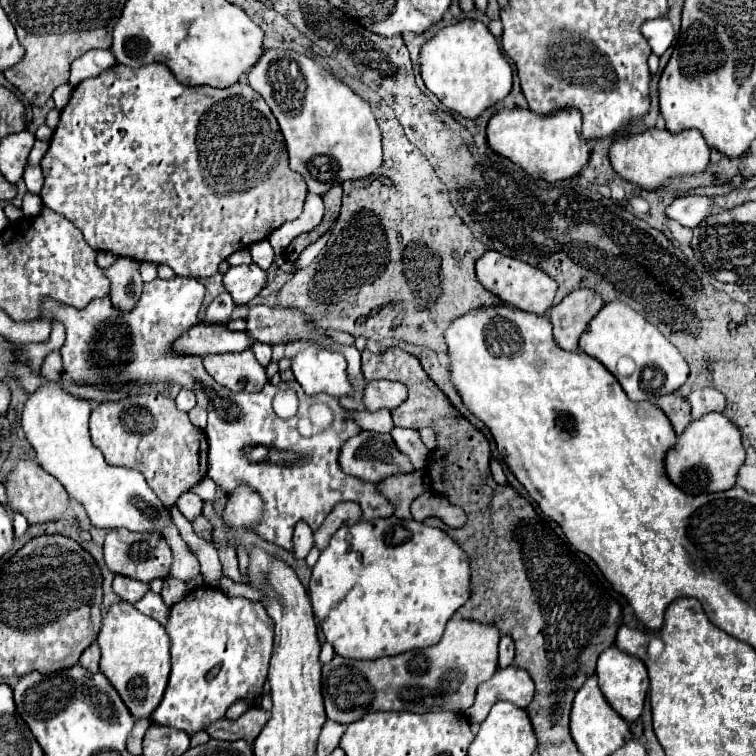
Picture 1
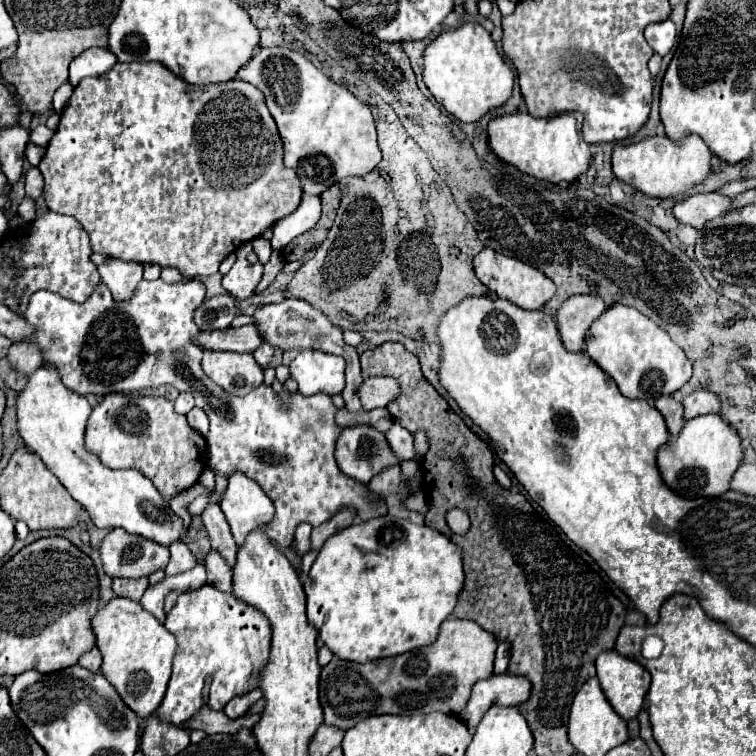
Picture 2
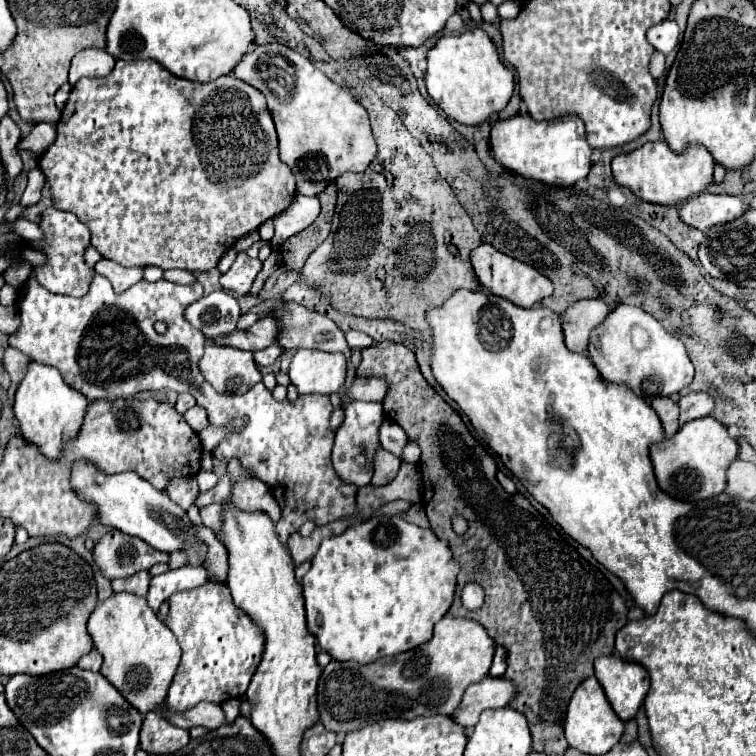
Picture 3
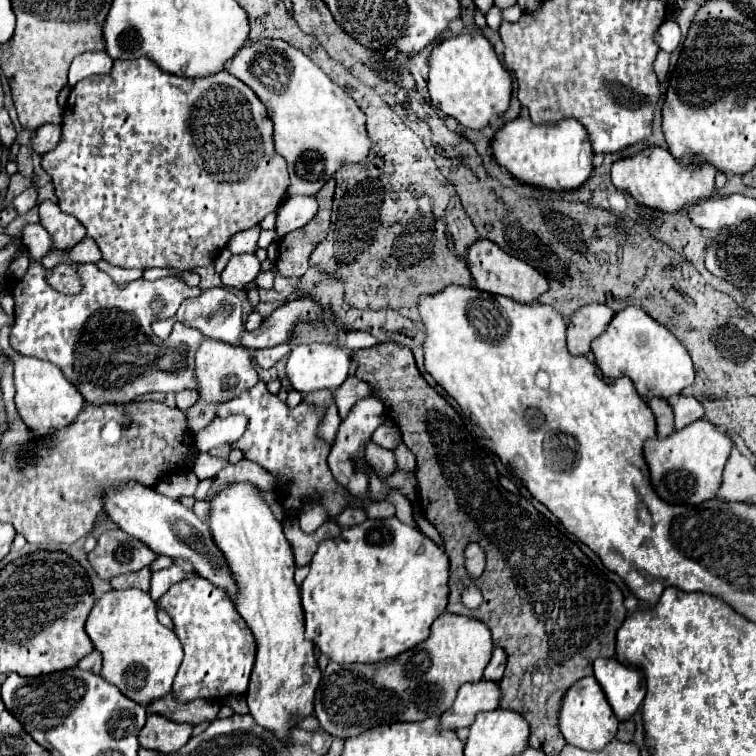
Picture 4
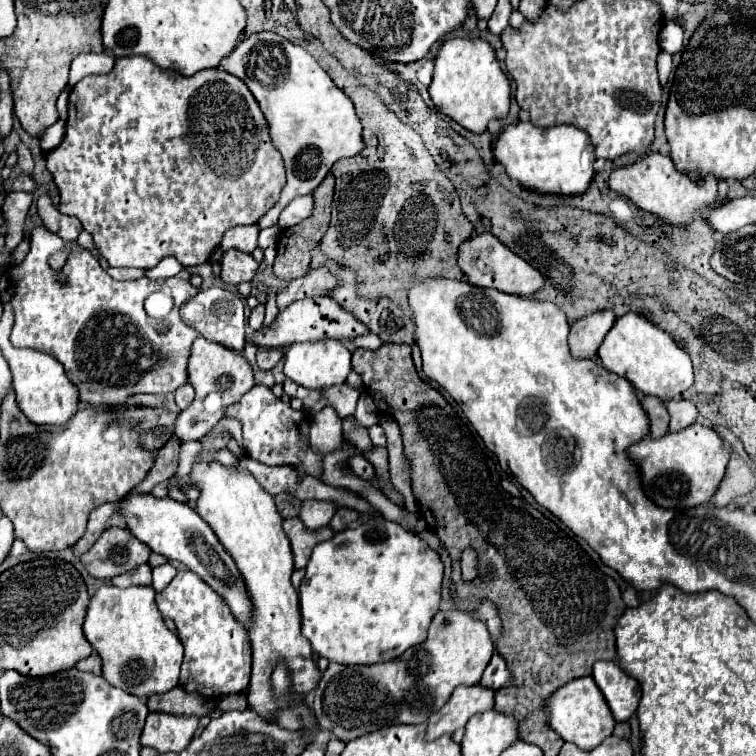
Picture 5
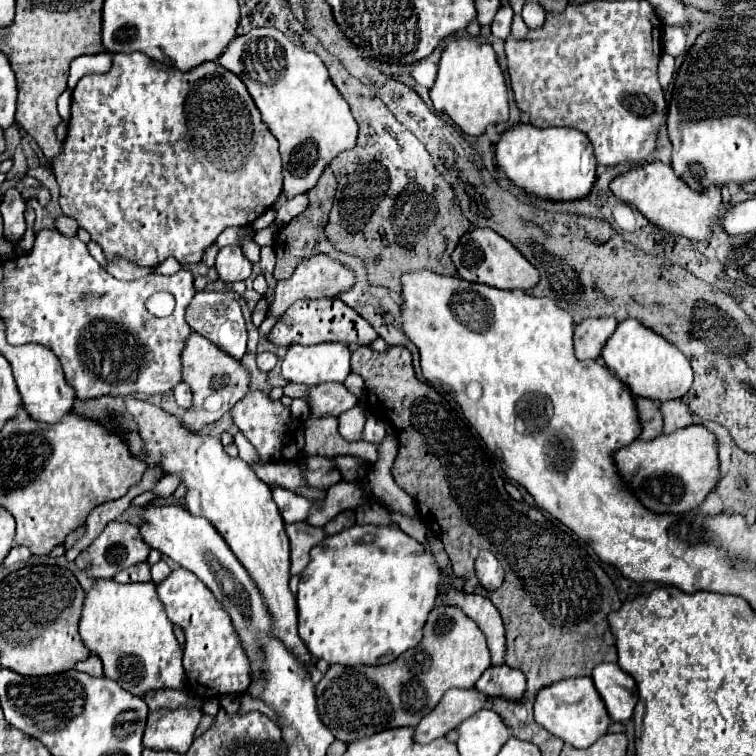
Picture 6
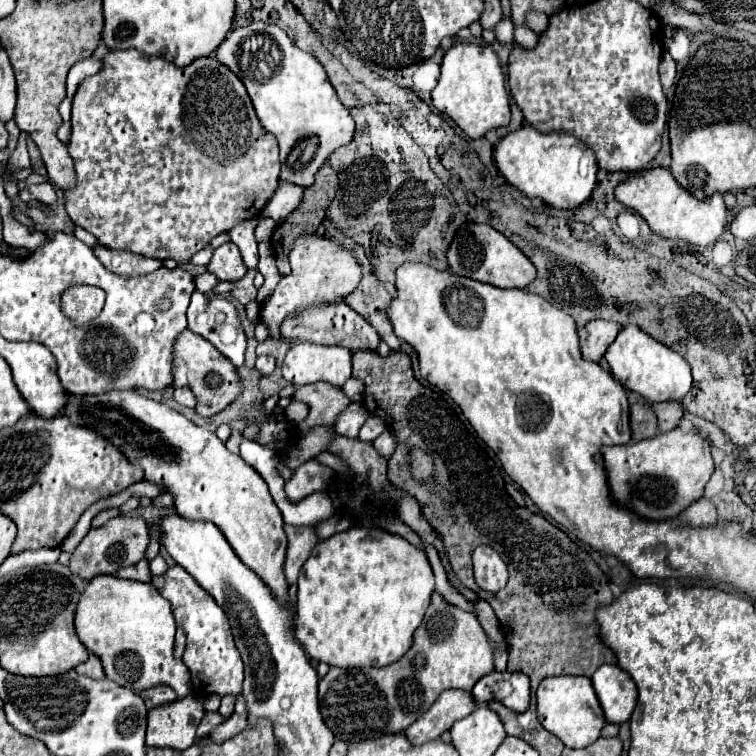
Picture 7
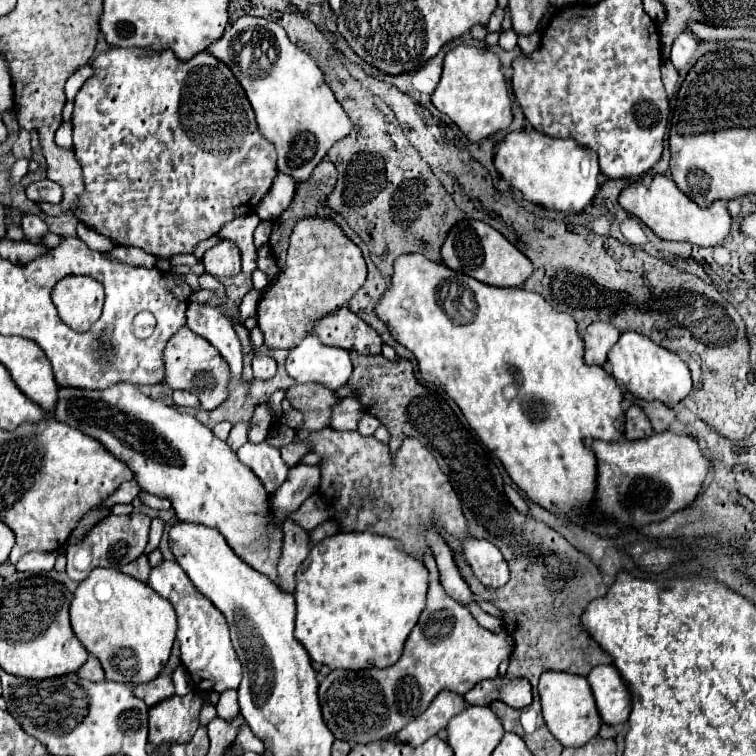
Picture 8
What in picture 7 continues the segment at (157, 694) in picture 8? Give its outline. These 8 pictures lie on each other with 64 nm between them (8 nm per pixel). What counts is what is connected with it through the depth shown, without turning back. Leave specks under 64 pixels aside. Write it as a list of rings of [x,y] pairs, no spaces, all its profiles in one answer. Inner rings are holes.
[[[154,686],[154,688],[148,688],[144,692],[140,692],[140,696],[144,698],[146,702],[146,708],[152,710],[156,706],[164,706],[164,704],[170,704],[170,702],[176,702],[178,696],[176,692],[170,688],[170,686]]]

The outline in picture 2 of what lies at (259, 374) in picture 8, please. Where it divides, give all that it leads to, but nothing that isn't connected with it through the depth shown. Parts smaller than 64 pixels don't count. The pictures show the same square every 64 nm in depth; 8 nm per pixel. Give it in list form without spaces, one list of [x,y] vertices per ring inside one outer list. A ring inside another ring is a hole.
[[[266,342],[254,352],[254,358],[256,358],[256,362],[258,362],[262,368],[266,368],[266,366],[270,364],[272,356],[274,356],[274,348],[272,348],[270,344],[266,344]]]

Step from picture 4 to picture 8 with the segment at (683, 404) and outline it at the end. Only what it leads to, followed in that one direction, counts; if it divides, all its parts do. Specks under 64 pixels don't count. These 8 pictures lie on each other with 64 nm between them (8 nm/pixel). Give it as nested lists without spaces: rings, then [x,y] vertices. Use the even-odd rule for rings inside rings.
[[[638,400],[638,404],[640,404],[640,406],[644,408],[644,412],[648,414],[654,432],[664,432],[664,430],[668,430],[668,426],[672,424],[672,420],[676,418],[676,410],[664,406],[664,404],[658,402],[658,400],[654,400],[654,402]]]

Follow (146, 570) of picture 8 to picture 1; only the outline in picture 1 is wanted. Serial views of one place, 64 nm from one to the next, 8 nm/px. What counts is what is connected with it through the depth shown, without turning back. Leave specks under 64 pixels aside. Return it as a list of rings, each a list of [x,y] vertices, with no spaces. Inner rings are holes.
[[[120,574],[114,578],[114,592],[122,600],[126,600],[130,604],[136,604],[148,590],[150,590],[150,586],[144,584],[144,582],[138,582],[138,580],[132,580],[132,578],[124,578]]]

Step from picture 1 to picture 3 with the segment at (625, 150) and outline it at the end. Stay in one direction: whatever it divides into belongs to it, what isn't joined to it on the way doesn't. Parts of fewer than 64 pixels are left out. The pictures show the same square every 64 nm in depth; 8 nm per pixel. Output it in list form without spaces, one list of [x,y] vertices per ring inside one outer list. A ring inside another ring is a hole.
[[[662,140],[658,142],[646,142],[644,146],[628,152],[618,154],[612,160],[612,172],[614,180],[626,188],[630,188],[638,198],[654,204],[664,206],[678,206],[692,196],[706,190],[706,186],[712,182],[712,170],[714,170],[714,158],[702,144],[690,144],[684,148],[684,152],[672,152],[670,146]]]

